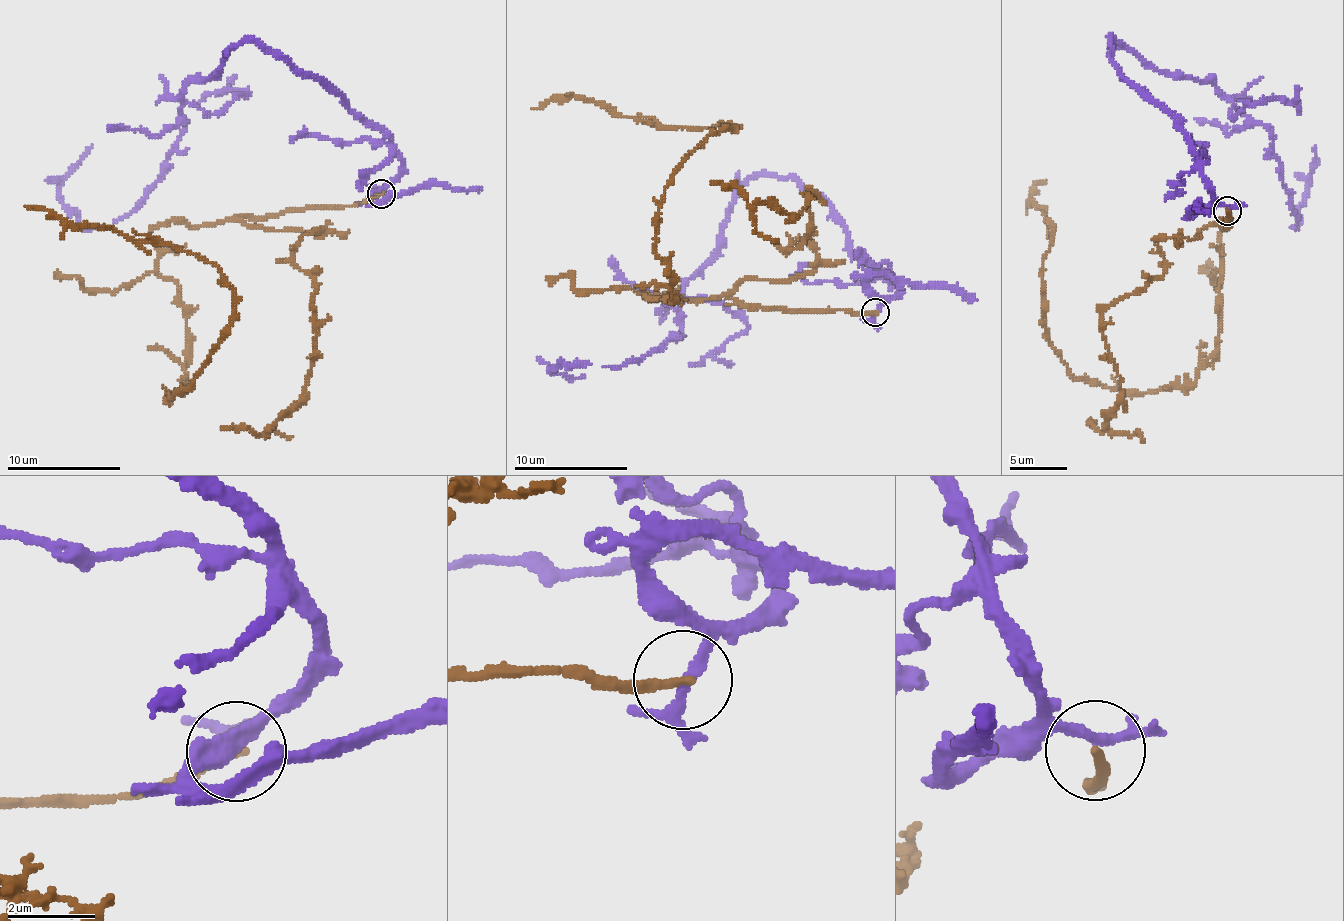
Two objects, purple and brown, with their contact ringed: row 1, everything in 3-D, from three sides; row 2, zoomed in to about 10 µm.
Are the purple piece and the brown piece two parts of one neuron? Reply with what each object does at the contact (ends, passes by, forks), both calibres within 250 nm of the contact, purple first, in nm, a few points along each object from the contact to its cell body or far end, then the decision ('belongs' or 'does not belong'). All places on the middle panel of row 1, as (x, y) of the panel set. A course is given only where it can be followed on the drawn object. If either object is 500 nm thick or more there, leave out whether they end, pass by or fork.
purple forks; brown ends; calibres 170 and 220 nm; course purple (875, 311), (899, 289), (820, 196), (753, 176), (688, 279), (680, 336), (550, 373), (585, 377); course brown (874, 311), (648, 299), (672, 303), (655, 252), (676, 166), (731, 124), (642, 123), (573, 95), (531, 108); does not belong

